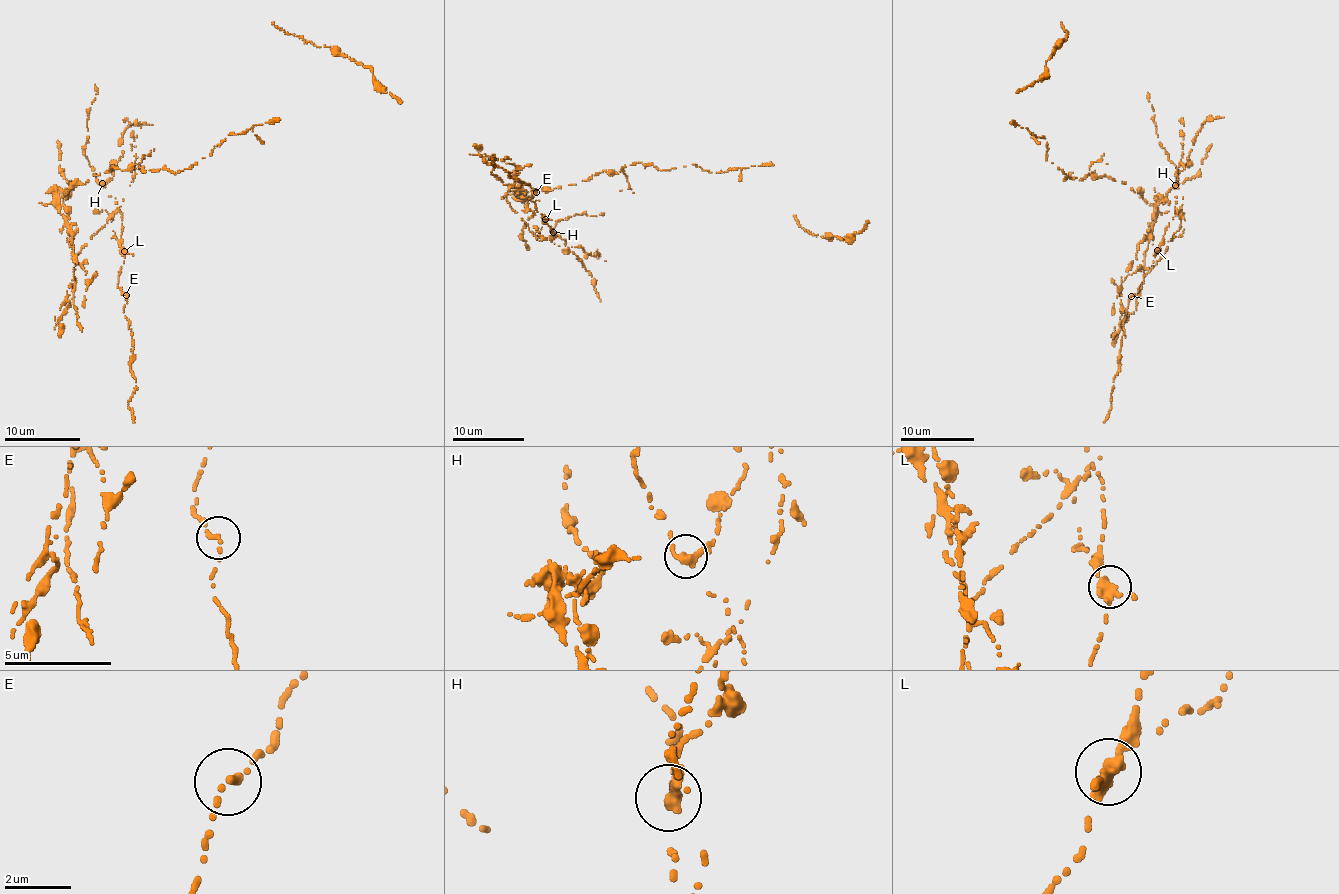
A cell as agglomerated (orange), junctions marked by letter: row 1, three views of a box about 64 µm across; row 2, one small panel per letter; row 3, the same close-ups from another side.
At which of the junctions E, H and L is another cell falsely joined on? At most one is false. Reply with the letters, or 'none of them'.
L

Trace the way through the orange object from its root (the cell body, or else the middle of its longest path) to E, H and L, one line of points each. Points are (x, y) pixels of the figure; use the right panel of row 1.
E: (1133, 190), (1154, 207), (1145, 269), (1161, 258), (1181, 217), (1180, 208), (1141, 289), (1131, 295)
H: (1133, 190), (1154, 207), (1146, 269), (1161, 258), (1179, 228), (1175, 185)
L: (1133, 190), (1154, 207), (1145, 269), (1160, 260), (1178, 230), (1180, 209), (1157, 250)

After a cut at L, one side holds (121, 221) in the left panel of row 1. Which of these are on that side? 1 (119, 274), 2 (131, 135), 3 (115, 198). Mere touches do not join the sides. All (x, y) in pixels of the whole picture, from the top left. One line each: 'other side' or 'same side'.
1: same side
2: other side
3: same side

